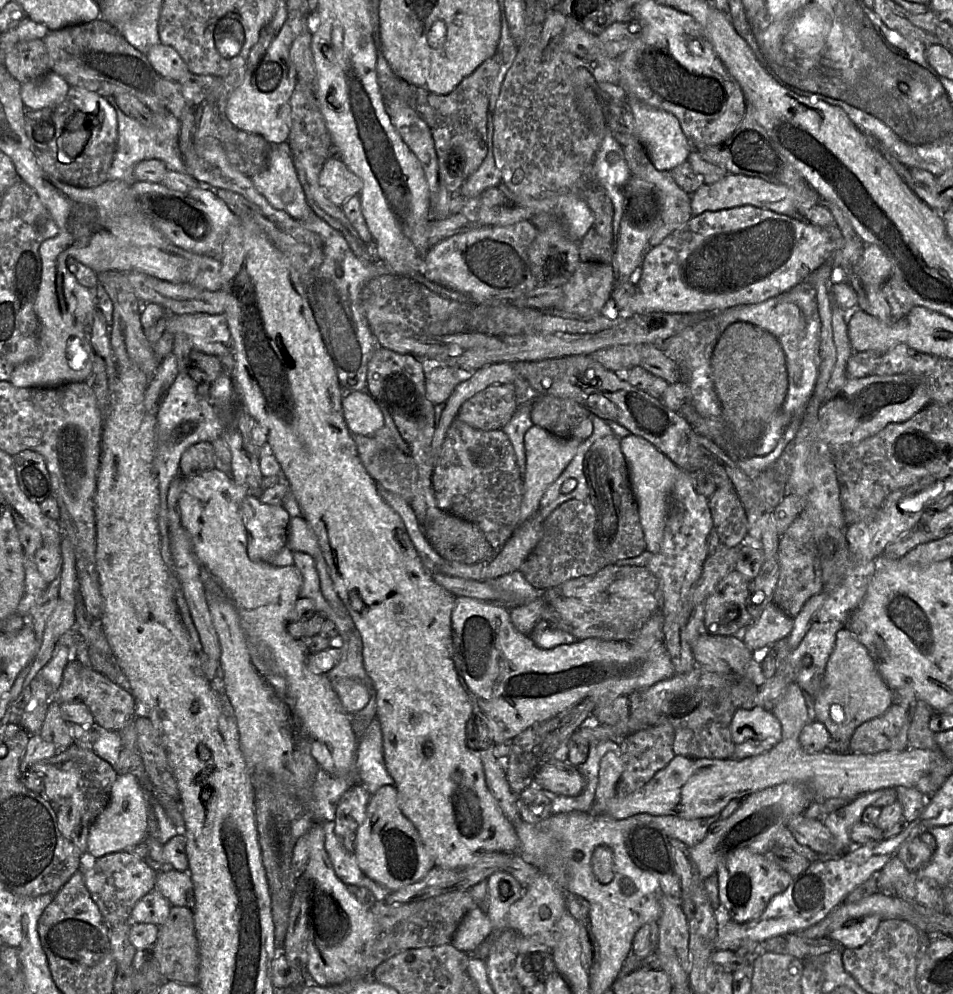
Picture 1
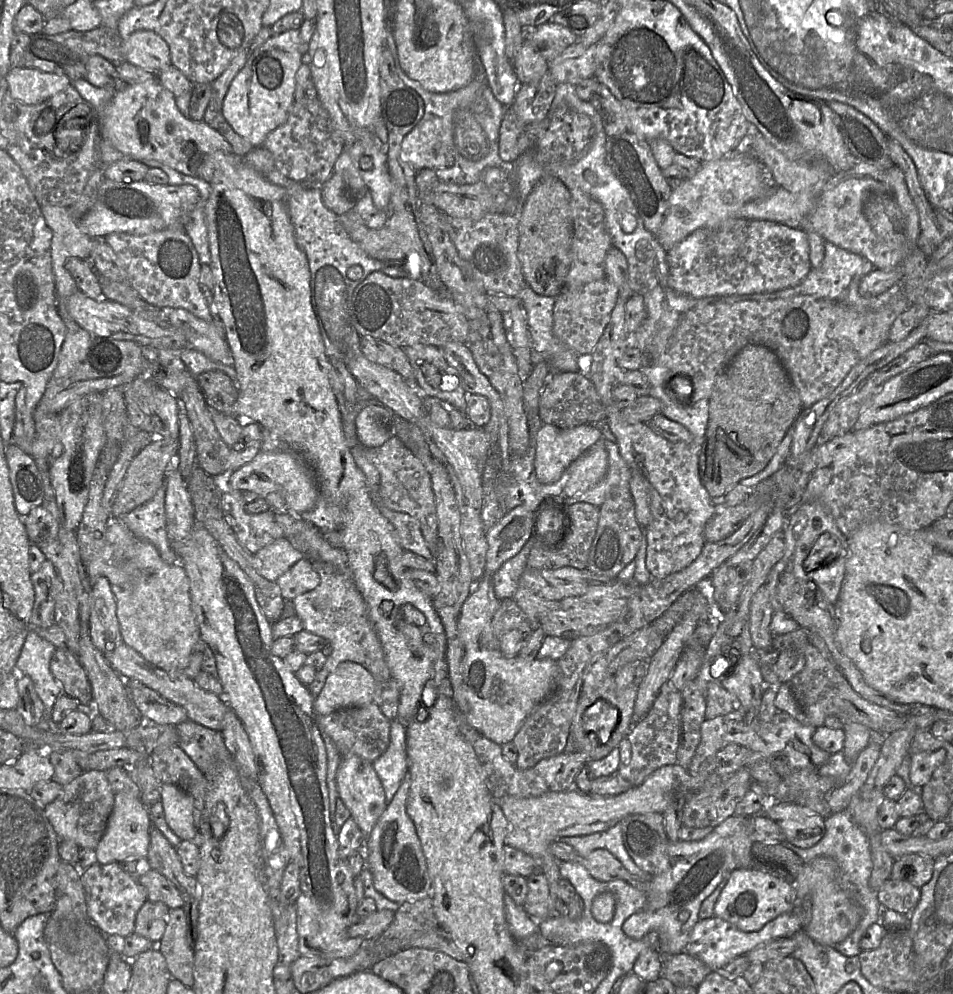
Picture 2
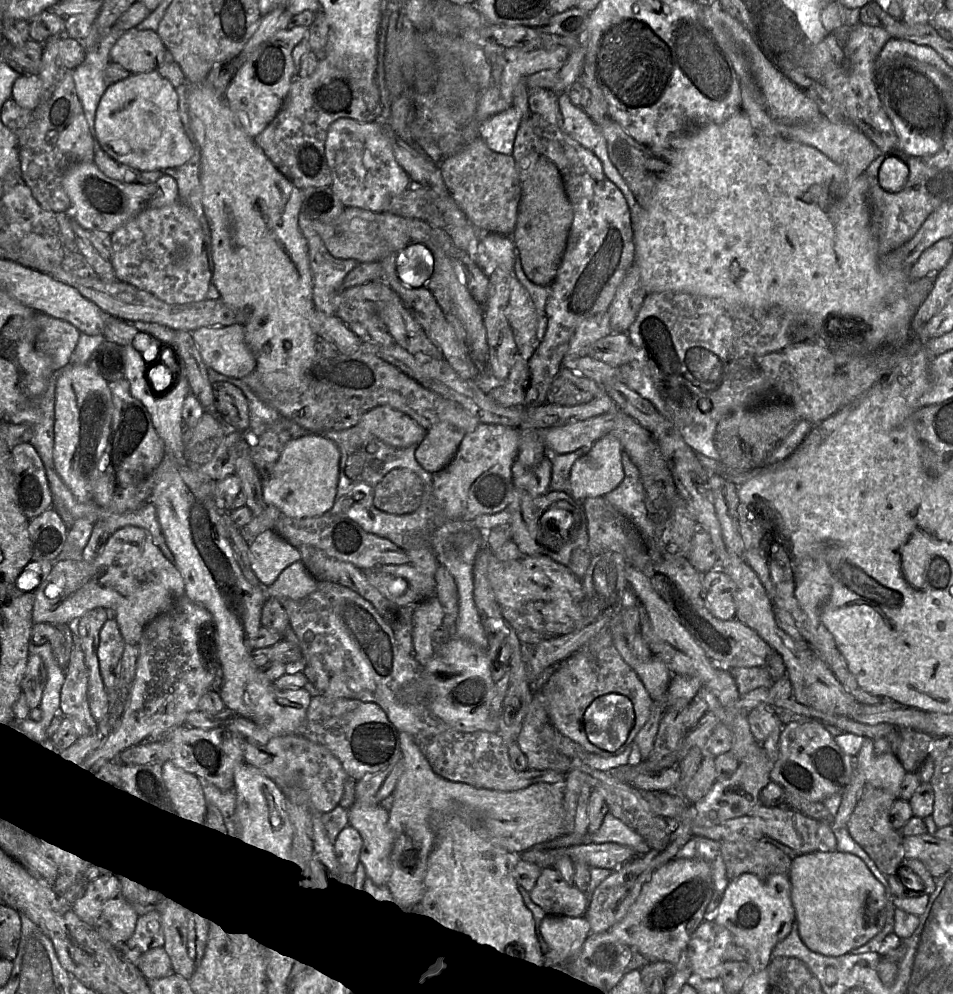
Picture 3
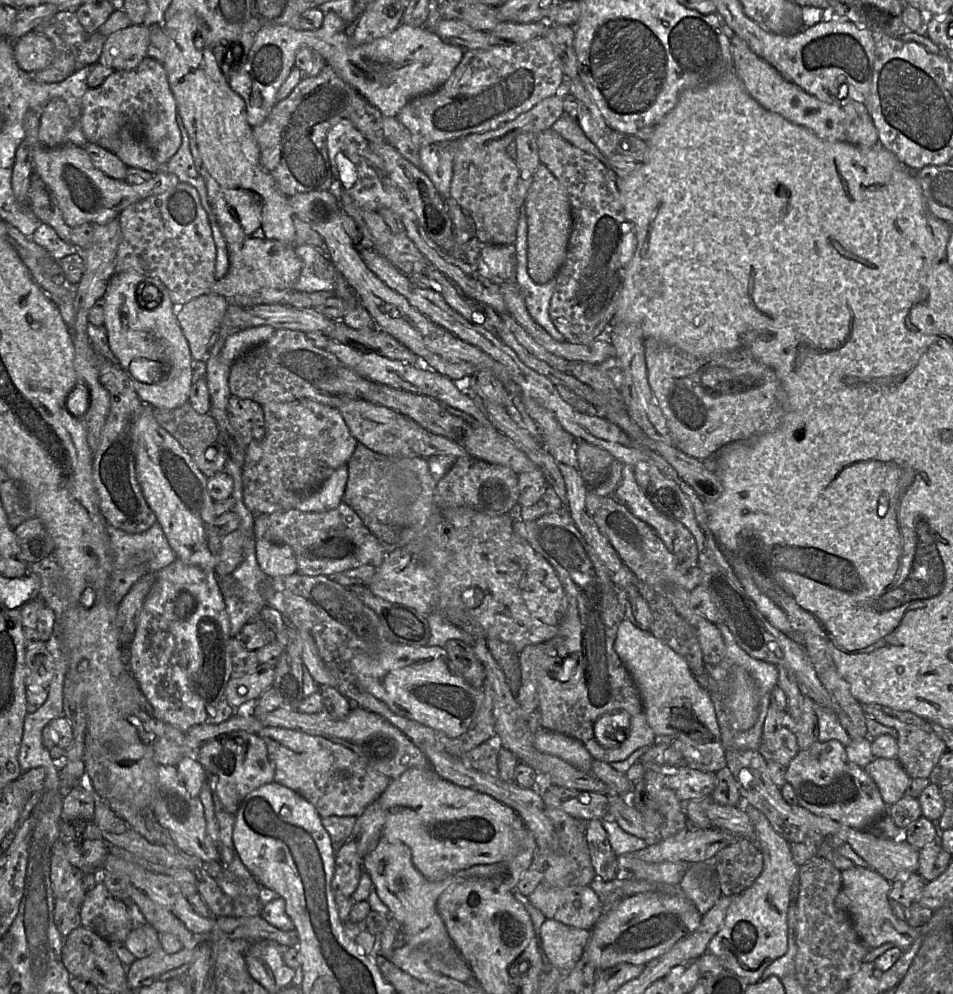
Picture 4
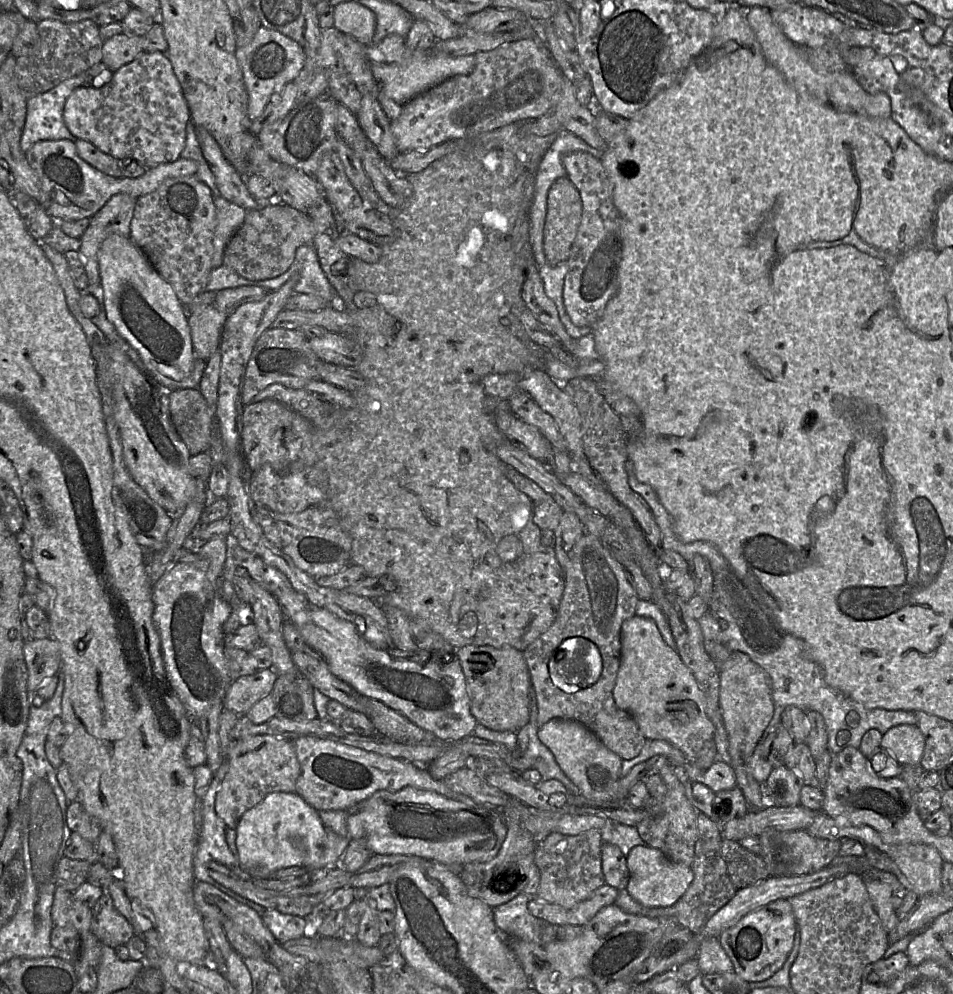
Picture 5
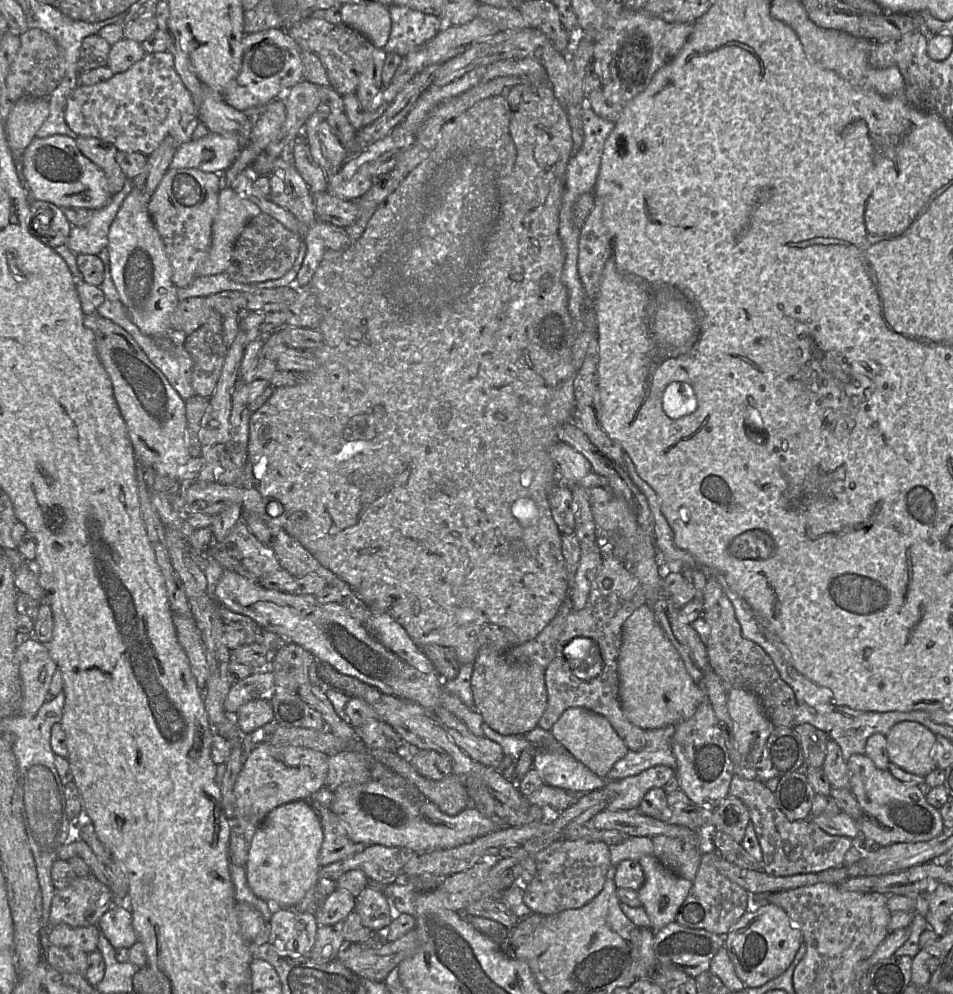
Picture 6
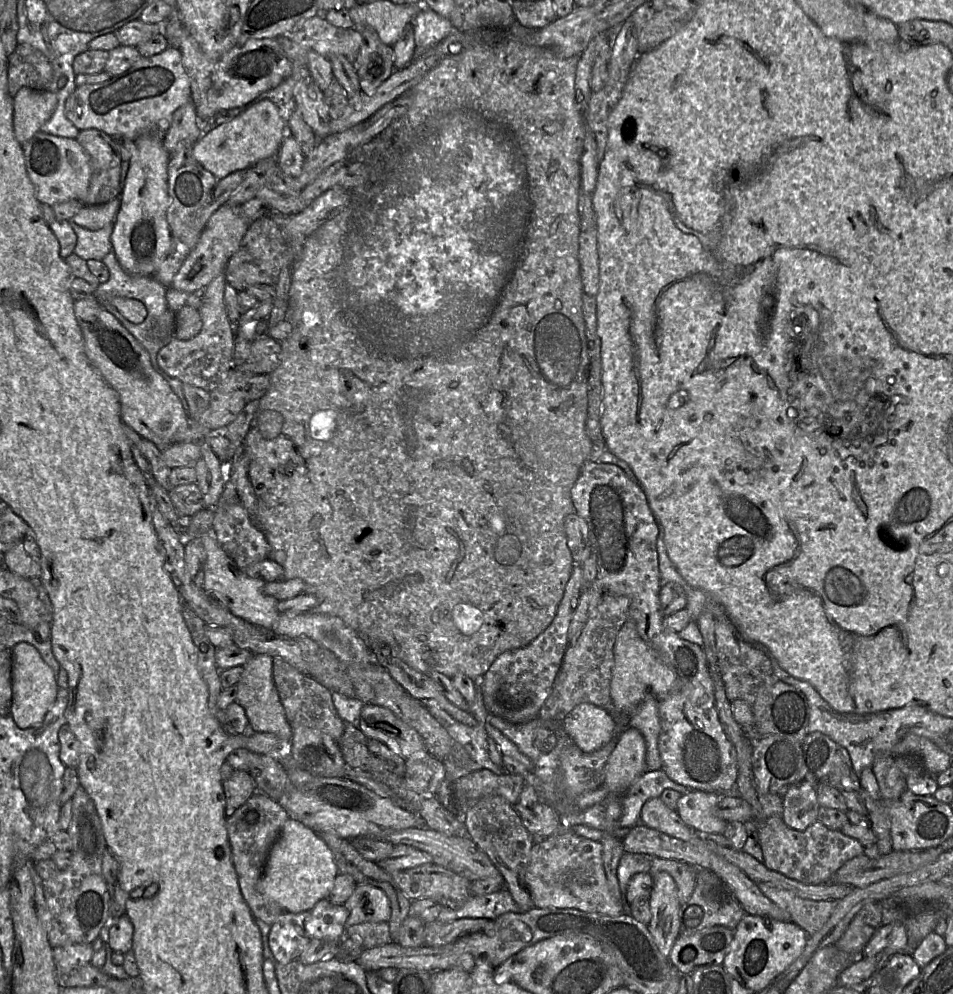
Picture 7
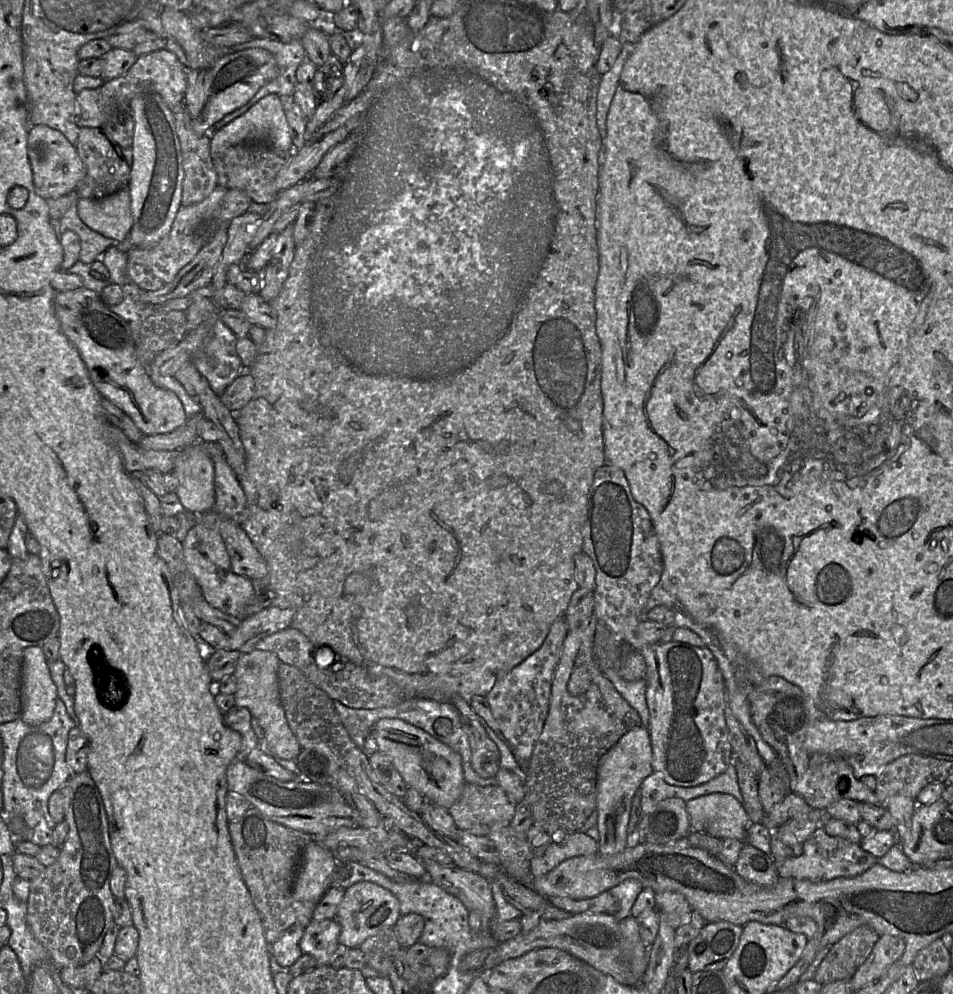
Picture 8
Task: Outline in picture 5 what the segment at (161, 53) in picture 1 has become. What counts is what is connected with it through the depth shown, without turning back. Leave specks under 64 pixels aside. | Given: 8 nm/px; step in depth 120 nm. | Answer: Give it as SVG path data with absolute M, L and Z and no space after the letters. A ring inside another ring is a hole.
M120 33L104 40L102 62L112 71L116 71L144 52L144 36Z

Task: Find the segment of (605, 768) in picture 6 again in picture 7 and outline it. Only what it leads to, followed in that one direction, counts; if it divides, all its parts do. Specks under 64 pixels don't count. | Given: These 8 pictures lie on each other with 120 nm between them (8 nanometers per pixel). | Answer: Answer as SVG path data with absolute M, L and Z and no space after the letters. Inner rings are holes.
M590 703L577 705L561 726L585 753L599 750L620 734L616 719L605 709Z

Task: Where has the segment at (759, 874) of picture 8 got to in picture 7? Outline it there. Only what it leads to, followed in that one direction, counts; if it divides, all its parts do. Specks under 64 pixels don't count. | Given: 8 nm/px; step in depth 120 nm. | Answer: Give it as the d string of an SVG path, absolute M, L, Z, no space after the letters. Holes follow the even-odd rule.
M764 882L757 883L757 886L764 896L787 911L791 922L803 929L808 936L823 927L838 904L837 900L803 899L788 890Z

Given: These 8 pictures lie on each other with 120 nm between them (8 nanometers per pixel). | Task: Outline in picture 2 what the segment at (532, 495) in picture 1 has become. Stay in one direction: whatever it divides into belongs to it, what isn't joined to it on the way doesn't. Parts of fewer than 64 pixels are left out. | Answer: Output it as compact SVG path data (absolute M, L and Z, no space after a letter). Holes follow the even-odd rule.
M543 424L534 434L535 446L534 471L537 480L542 484L554 483L564 471L590 448L601 436L598 425L581 425L570 429ZM523 505L506 513L493 526L486 528L486 574L494 574L506 561L514 557L533 535L535 512Z

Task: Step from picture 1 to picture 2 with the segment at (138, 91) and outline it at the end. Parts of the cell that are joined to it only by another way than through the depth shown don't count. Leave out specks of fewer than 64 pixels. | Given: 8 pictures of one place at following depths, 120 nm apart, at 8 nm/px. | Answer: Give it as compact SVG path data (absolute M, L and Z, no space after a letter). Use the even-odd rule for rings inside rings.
M98 26L92 30L77 31L69 30L59 34L39 33L31 36L23 55L24 68L35 68L43 72L56 73L67 76L71 81L85 78L87 74L87 62L94 56L99 55L110 61L113 65L124 62L123 39L117 29Z

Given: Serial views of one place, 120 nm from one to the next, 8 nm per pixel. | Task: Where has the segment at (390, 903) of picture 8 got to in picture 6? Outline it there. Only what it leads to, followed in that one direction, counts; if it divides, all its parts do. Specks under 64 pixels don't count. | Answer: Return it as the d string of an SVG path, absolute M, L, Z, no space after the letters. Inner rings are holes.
M370 885L356 896L354 910L359 914L362 925L374 933L388 926L394 916L384 893Z

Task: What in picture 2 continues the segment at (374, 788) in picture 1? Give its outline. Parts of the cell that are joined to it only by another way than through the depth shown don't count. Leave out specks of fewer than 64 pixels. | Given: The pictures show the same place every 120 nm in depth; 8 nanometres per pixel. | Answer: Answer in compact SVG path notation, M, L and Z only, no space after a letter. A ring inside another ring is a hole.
M390 720L390 742L386 751L373 762L389 804L408 772L406 730L397 720Z

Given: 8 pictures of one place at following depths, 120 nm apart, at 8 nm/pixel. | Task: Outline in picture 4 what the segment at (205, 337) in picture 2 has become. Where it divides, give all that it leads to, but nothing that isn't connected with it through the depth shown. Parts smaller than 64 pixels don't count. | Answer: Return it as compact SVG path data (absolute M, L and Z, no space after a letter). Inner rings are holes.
M259 325L236 332L226 339L221 357L233 364L248 349L268 340L274 331L275 329L269 325Z

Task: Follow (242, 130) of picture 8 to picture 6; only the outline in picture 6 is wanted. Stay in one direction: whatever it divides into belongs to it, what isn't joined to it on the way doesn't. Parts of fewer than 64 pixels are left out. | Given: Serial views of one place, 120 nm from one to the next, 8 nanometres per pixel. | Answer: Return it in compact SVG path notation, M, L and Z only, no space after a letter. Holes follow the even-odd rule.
M238 133L205 136L181 144L170 164L170 168L195 168L204 172L222 174L235 161L244 143L244 135Z

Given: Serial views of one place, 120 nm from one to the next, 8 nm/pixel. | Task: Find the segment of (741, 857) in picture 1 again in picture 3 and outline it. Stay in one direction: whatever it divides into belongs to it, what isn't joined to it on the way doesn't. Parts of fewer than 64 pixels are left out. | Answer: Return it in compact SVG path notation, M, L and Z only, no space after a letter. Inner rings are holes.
M744 874L736 880L729 881L723 898L713 915L713 920L709 921L729 930L735 943L747 950L747 962L754 973L766 970L772 960L773 950L788 936L795 922L789 875L773 874L759 877Z

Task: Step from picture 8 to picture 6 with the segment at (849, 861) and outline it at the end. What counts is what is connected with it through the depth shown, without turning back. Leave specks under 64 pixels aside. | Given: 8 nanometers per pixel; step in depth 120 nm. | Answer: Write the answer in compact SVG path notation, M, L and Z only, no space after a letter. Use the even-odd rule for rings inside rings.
M734 774L729 796L740 799L748 808L762 850L765 873L773 876L792 876L816 873L845 864L845 855L854 844L846 836L830 835L812 820L790 821L780 811L773 793L759 780L750 780Z

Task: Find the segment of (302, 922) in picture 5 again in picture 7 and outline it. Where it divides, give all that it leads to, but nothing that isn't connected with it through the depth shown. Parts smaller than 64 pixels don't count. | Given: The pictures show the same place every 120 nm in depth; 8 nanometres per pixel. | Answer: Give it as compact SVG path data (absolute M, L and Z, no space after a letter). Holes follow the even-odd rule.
M283 912L271 925L268 942L277 962L286 964L299 959L309 945L310 938L305 932L308 913Z

